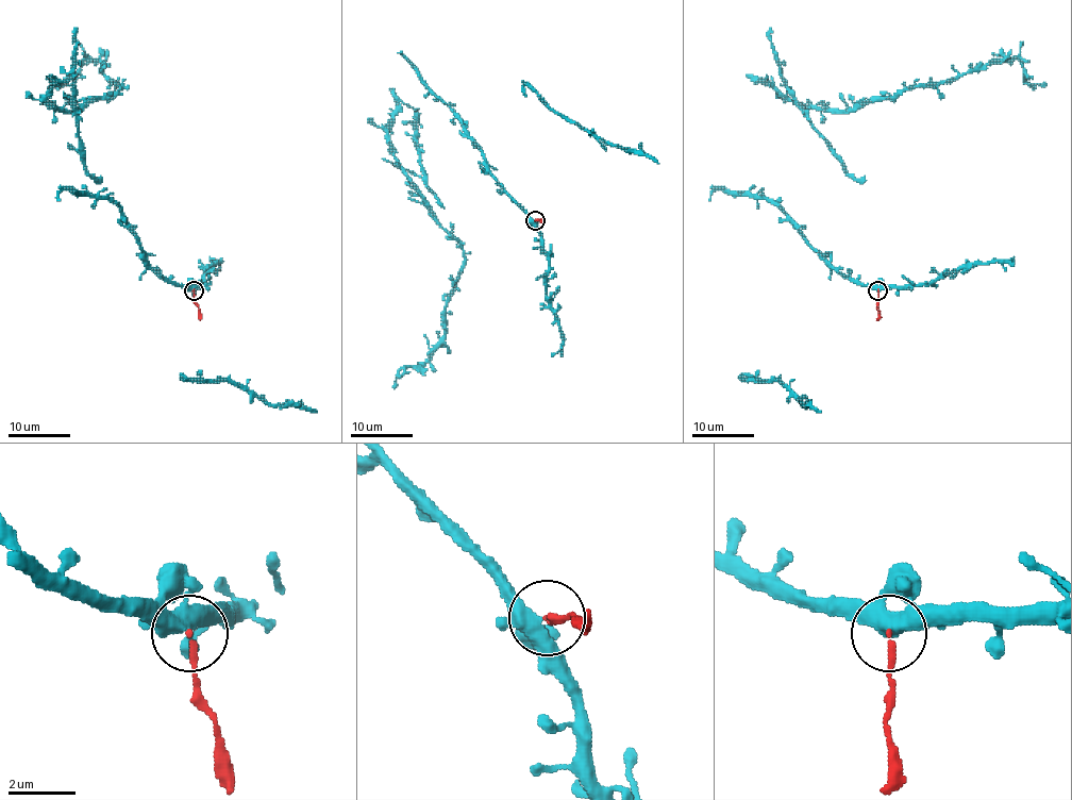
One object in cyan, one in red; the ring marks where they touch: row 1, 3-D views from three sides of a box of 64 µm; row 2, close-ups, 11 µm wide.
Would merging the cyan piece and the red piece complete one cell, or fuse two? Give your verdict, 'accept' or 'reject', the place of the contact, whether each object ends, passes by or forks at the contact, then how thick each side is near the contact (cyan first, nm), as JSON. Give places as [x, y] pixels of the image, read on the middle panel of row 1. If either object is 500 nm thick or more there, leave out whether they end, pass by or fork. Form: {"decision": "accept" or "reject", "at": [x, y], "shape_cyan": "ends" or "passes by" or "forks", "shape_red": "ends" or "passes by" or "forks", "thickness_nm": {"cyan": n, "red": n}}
{"decision": "reject", "at": [535, 220], "shape_cyan": "forks", "shape_red": "ends", "thickness_nm": {"cyan": 360, "red": 170}}

